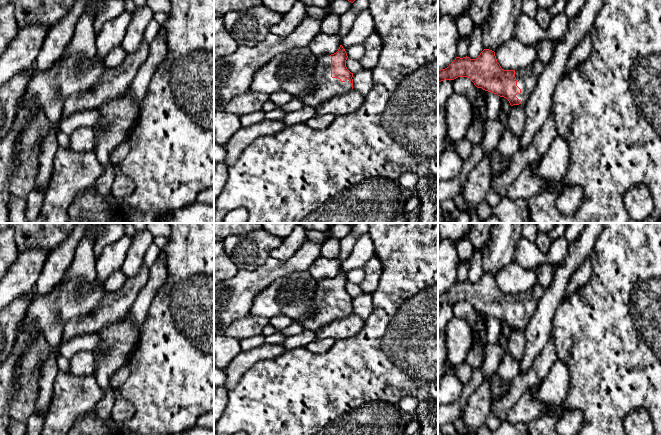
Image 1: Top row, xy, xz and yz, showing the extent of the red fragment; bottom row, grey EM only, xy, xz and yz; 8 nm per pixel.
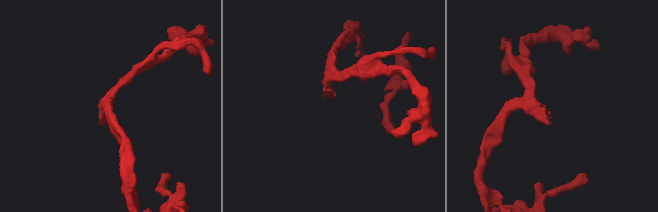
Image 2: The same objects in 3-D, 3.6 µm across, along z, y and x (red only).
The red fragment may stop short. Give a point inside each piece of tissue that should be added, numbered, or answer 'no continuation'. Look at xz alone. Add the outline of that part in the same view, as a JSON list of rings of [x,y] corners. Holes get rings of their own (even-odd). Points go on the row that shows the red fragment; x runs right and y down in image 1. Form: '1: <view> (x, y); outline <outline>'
1: xz (325, 87); outline [[[323,55],[317,60],[312,89],[296,97],[303,102],[304,106],[317,107],[326,100],[344,95],[352,90],[348,79],[341,82],[340,79],[331,77],[331,56]]]

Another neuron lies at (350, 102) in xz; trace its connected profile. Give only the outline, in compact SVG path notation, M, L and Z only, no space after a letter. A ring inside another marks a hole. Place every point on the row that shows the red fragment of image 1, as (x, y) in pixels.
M352 90L344 95L326 100L315 107L315 114L318 116L331 114L335 117L347 115L357 111L364 103L364 100L365 98L361 93Z

